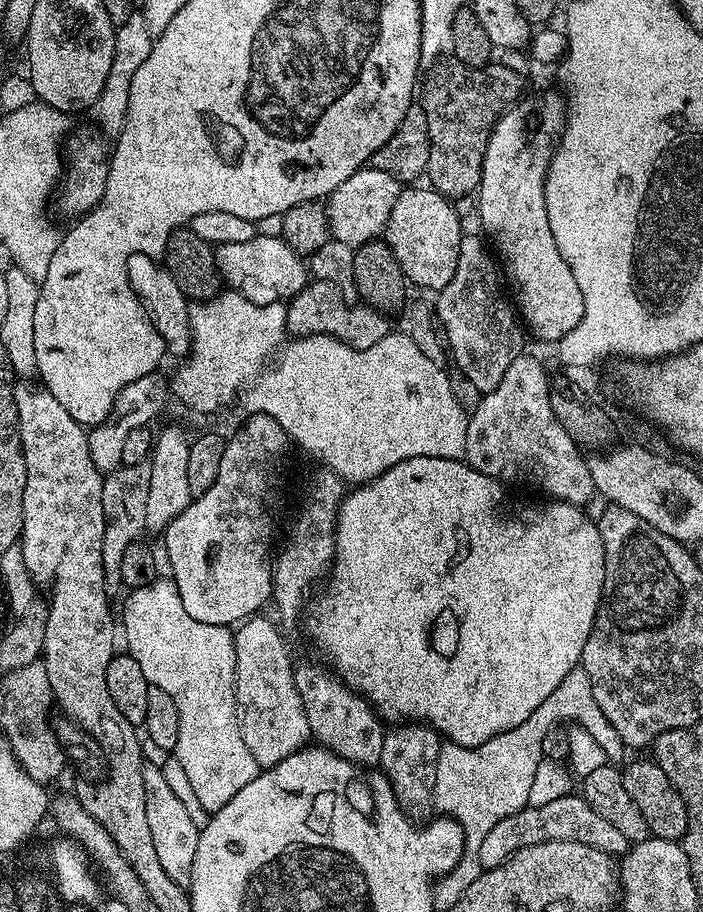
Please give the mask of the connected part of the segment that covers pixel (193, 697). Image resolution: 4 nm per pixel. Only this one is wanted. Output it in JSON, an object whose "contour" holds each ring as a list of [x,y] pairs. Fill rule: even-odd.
{"contour":[[[157,578],[150,586],[131,589],[127,595],[124,624],[122,620],[122,640],[128,643],[127,655],[142,666],[142,674],[146,674],[149,684],[166,690],[166,694],[174,698],[174,706],[178,706],[178,742],[174,759],[182,762],[182,770],[186,770],[186,778],[198,802],[202,802],[202,810],[209,814],[222,810],[242,786],[254,782],[258,771],[254,758],[250,758],[250,750],[246,750],[246,742],[242,742],[240,714],[236,710],[233,629],[226,624],[207,624],[190,618],[186,606],[182,606],[178,586],[171,578]]]}

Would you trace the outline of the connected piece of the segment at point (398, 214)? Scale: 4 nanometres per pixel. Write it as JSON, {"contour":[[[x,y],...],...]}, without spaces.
{"contour":[[[420,186],[405,187],[394,202],[394,210],[390,210],[390,218],[384,227],[382,239],[388,243],[390,250],[394,250],[394,258],[398,258],[398,266],[402,266],[404,279],[409,285],[420,288],[429,288],[432,294],[439,294],[454,278],[454,270],[458,270],[458,250],[460,249],[460,216],[451,199],[442,195],[431,186],[416,188]]]}

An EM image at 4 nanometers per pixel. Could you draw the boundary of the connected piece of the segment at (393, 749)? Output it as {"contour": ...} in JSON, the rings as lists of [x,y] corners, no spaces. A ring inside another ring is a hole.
{"contour":[[[400,722],[384,733],[379,771],[390,782],[400,809],[417,822],[427,821],[434,812],[434,778],[441,743],[440,733],[424,722]]]}

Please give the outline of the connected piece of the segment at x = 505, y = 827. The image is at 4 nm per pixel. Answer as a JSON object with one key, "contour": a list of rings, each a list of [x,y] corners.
{"contour":[[[573,794],[566,798],[558,798],[547,806],[534,806],[518,810],[518,814],[510,814],[510,818],[502,818],[486,838],[482,838],[482,846],[478,853],[481,869],[487,870],[502,866],[518,850],[526,846],[538,846],[538,842],[582,842],[586,846],[594,846],[594,850],[602,850],[613,858],[623,857],[628,851],[630,842],[626,834],[620,833],[612,823],[606,822],[594,806],[590,806],[583,795]]]}

